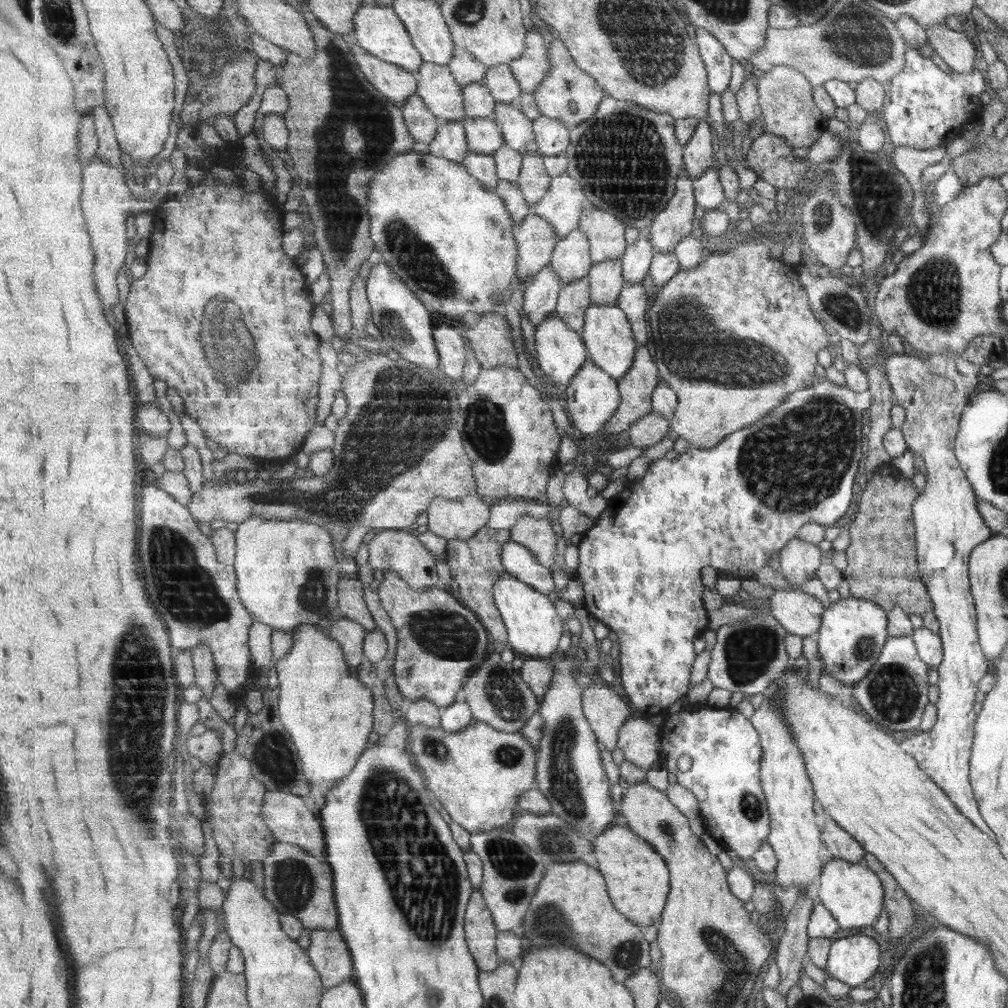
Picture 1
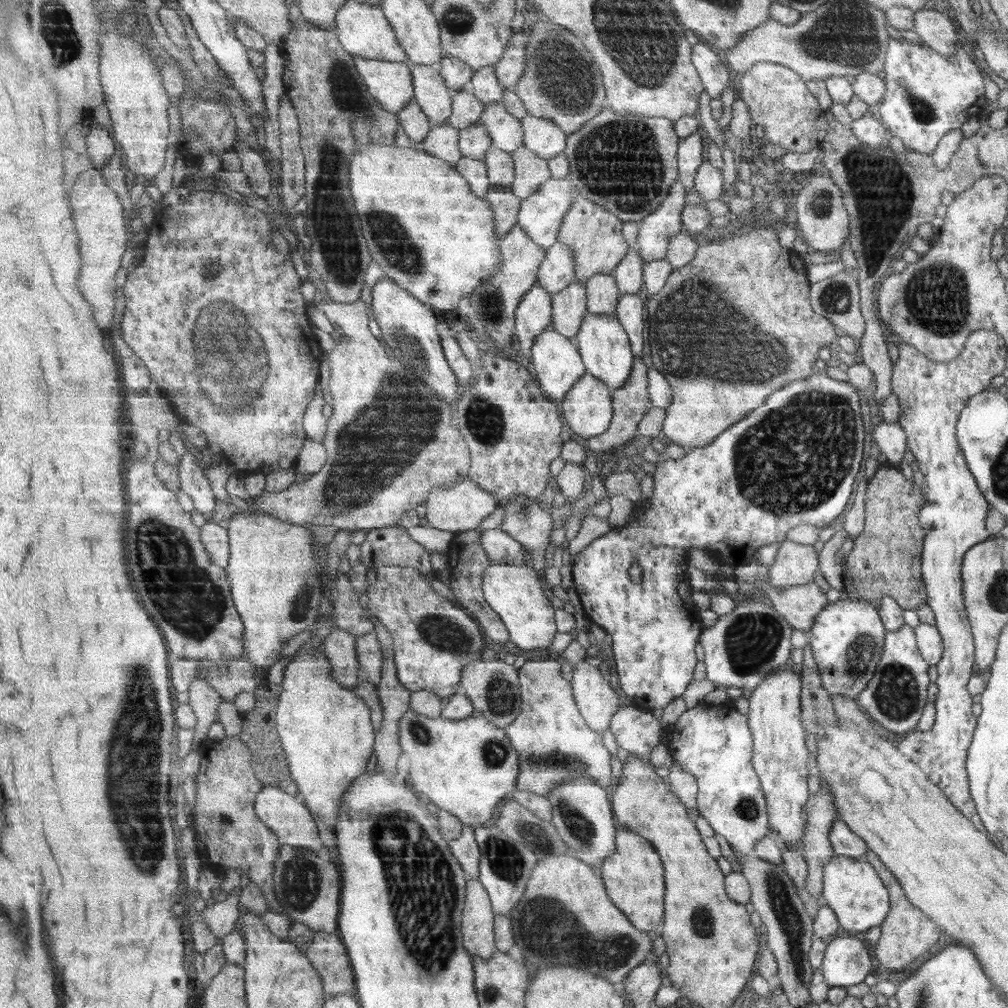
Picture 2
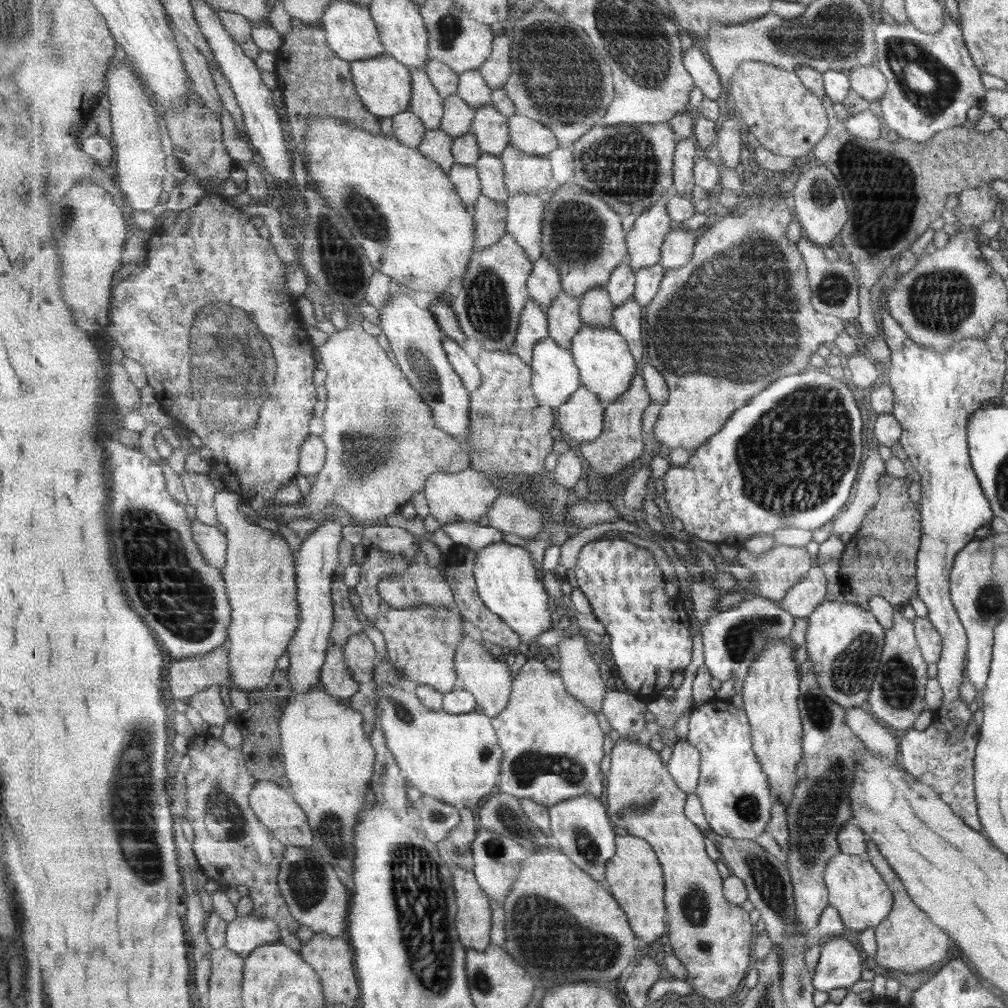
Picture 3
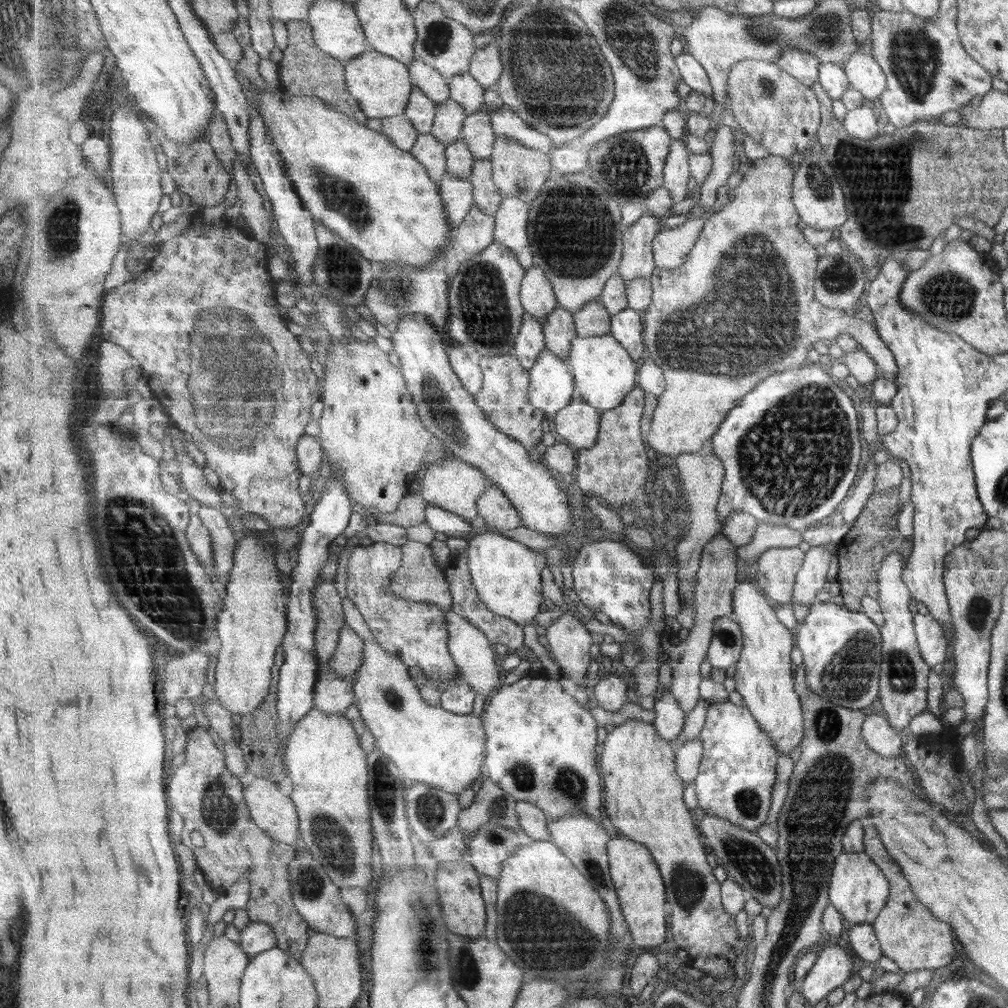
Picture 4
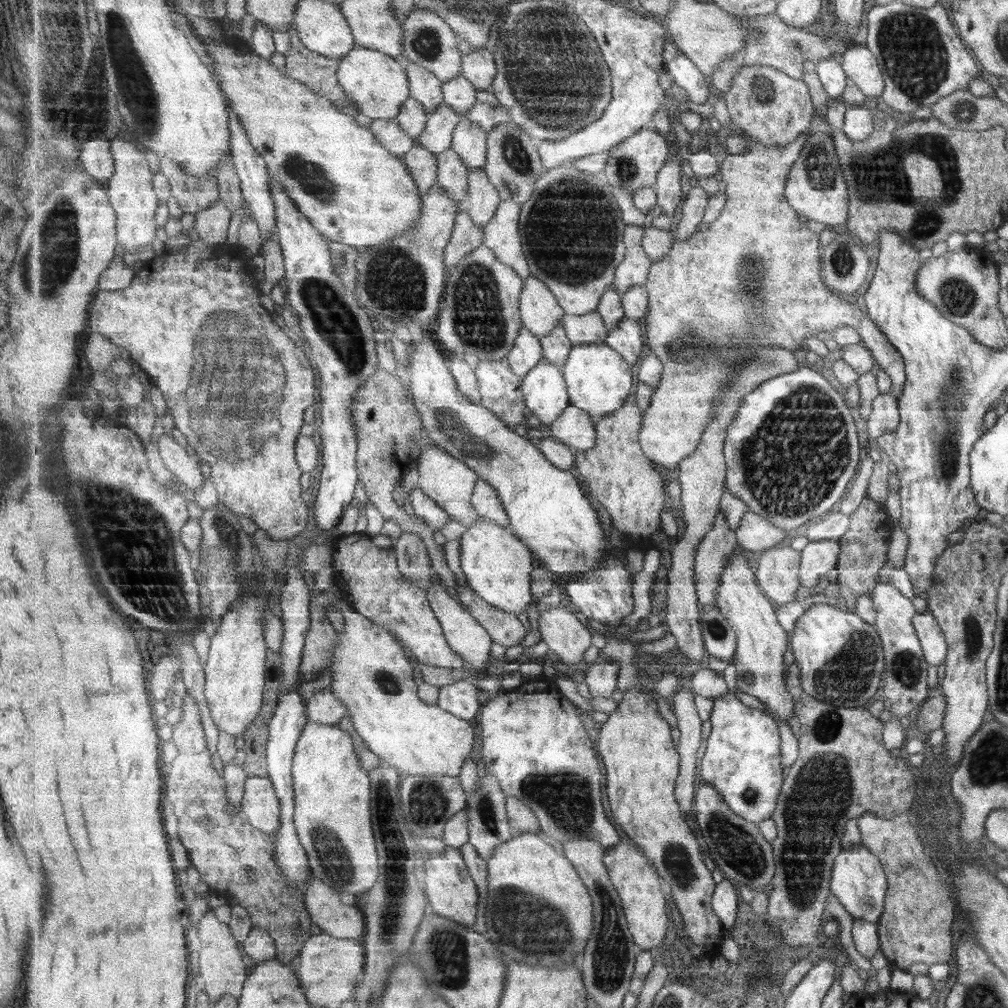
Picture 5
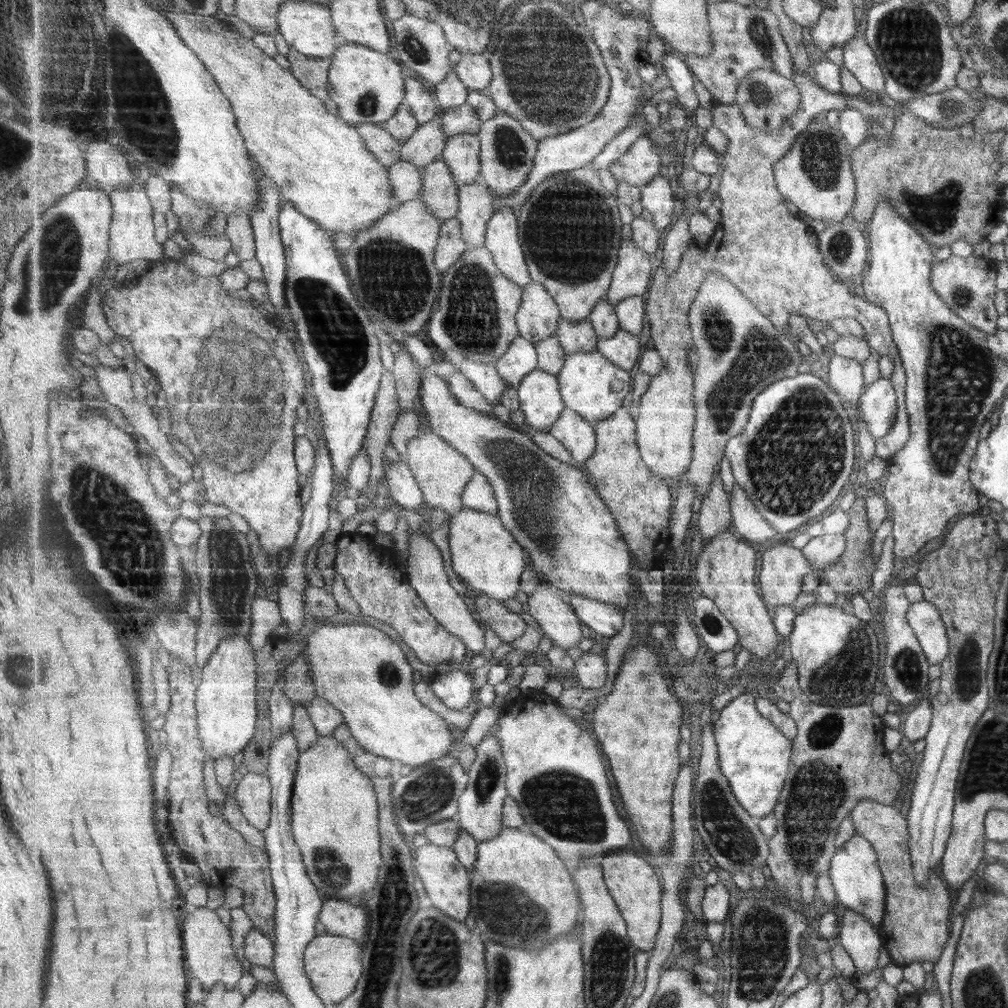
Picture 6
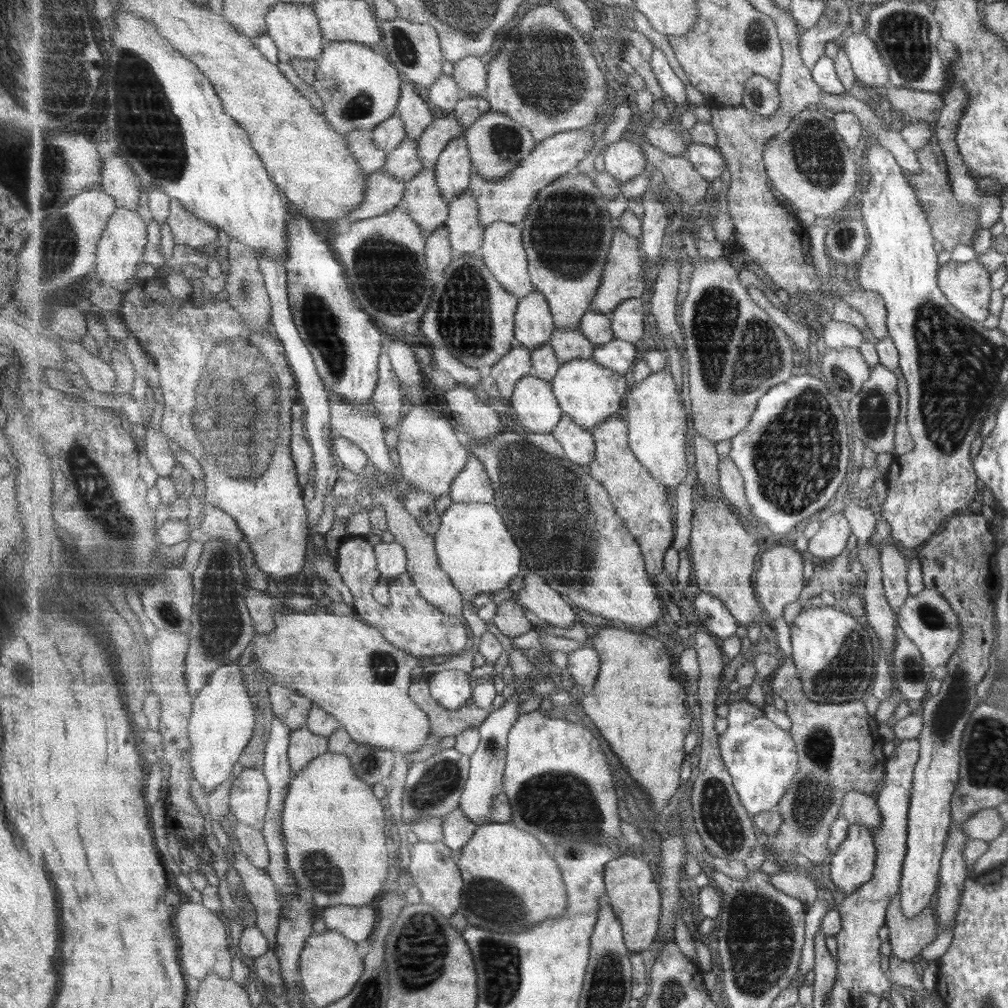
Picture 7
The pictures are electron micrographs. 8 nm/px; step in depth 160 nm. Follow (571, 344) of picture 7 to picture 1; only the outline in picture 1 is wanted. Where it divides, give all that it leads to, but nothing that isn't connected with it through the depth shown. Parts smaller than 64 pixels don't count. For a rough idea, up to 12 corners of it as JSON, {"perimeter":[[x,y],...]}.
{"perimeter":[[622,259],[593,264],[593,304],[617,305],[627,283]]}

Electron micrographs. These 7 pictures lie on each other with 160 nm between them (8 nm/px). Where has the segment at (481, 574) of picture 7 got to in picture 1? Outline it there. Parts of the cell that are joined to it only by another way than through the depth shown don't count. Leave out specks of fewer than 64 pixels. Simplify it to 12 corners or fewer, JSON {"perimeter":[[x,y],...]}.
{"perimeter":[[508,572],[493,594],[523,658],[548,659],[567,628],[553,597]]}

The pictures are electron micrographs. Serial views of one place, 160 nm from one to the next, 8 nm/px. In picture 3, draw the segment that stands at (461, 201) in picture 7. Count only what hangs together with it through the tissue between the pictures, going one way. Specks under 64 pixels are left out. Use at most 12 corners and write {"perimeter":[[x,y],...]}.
{"perimeter":[[482,153],[475,166],[482,194],[505,203],[510,194],[501,157]]}

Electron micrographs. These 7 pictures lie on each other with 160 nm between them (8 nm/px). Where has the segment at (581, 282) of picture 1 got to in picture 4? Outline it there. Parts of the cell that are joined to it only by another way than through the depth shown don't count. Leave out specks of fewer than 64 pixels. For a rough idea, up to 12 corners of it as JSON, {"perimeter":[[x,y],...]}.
{"perimeter":[[560,304],[543,323],[546,348],[568,363],[578,336],[574,313]]}

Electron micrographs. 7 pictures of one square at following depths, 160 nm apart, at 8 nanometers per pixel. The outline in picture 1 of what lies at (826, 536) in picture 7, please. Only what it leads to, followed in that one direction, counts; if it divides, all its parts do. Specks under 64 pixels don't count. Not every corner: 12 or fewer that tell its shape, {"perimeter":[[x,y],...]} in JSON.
{"perimeter":[[777,589],[770,610],[791,634],[816,637],[825,605]]}

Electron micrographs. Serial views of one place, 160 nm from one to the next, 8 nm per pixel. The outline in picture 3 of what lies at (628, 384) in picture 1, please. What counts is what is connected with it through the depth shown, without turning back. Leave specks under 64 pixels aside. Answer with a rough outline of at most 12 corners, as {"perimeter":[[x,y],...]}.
{"perimeter":[[644,375],[605,409],[604,432],[577,446],[592,480],[643,454],[652,398]]}

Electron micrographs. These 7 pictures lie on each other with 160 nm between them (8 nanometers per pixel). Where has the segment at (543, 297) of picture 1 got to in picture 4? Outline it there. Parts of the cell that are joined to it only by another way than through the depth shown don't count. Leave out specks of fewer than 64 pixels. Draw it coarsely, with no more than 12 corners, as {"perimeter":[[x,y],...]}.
{"perimeter":[[526,312],[516,356],[530,371],[546,349],[544,325]]}

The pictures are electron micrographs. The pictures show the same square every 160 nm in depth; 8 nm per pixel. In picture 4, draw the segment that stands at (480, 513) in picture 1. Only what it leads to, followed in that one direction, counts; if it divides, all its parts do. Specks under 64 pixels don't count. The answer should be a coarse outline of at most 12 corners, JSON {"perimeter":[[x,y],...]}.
{"perimeter":[[453,456],[421,481],[429,506],[469,522],[490,484]]}

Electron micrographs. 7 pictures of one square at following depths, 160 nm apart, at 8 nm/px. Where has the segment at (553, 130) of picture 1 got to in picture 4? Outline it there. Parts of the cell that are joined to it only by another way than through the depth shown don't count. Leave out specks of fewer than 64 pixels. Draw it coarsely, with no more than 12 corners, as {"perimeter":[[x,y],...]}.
{"perimeter":[[511,107],[487,111],[498,137],[508,136],[544,153],[547,133],[527,124]]}

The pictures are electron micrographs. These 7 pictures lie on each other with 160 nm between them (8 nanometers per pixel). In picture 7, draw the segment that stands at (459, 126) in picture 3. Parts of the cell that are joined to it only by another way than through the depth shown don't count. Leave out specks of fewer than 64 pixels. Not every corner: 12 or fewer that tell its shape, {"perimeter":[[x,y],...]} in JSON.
{"perimeter":[[409,136],[384,166],[407,183],[424,168],[418,139]]}

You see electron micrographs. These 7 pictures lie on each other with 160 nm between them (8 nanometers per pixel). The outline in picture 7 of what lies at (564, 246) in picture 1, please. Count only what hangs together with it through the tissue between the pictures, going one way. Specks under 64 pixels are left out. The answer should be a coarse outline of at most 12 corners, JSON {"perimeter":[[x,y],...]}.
{"perimeter":[[548,298],[520,299],[516,343],[531,352],[556,330]]}

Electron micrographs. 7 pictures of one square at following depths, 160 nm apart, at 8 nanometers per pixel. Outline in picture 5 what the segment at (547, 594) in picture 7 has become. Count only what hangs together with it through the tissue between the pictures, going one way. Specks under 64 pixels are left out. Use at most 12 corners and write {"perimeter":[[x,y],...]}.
{"perimeter":[[562,604],[540,614],[541,639],[579,664],[592,630]]}

